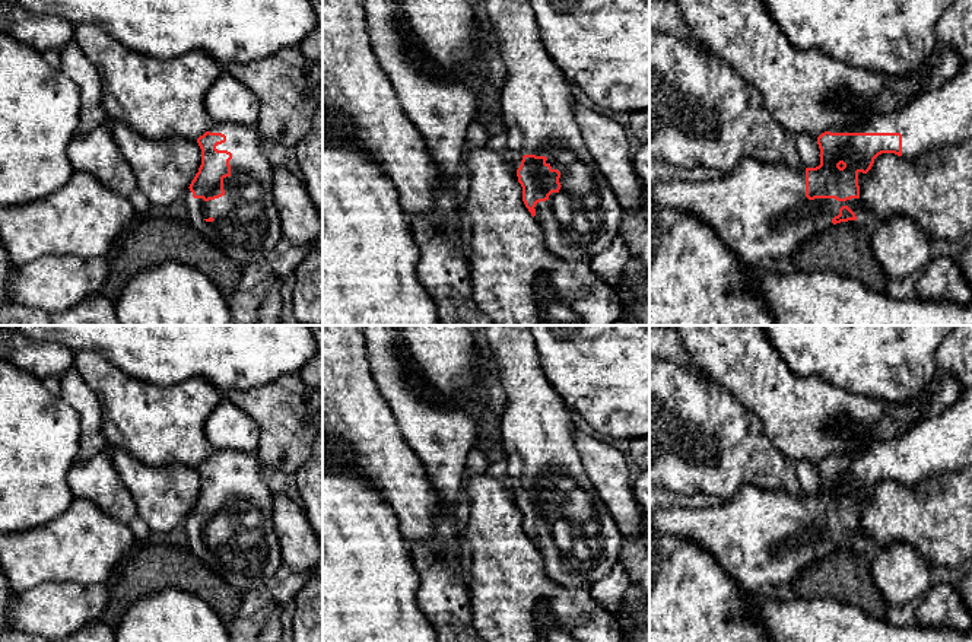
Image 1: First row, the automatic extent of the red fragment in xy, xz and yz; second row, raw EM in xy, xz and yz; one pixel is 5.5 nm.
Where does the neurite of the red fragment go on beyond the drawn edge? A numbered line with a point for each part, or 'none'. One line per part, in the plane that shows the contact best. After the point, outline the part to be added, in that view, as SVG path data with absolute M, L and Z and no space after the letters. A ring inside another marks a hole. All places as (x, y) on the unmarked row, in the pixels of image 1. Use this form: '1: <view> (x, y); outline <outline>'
1: xy (247, 553); outline M219 451L209 457L222 460L226 468L217 471L217 477L232 480L231 502L223 505L225 521L219 525L204 528L194 525L190 515L184 519L187 533L187 547L201 560L213 573L226 581L239 594L254 589L266 589L267 581L276 573L283 563L280 546L273 528L273 492L264 476L263 465L255 454L242 451Z

